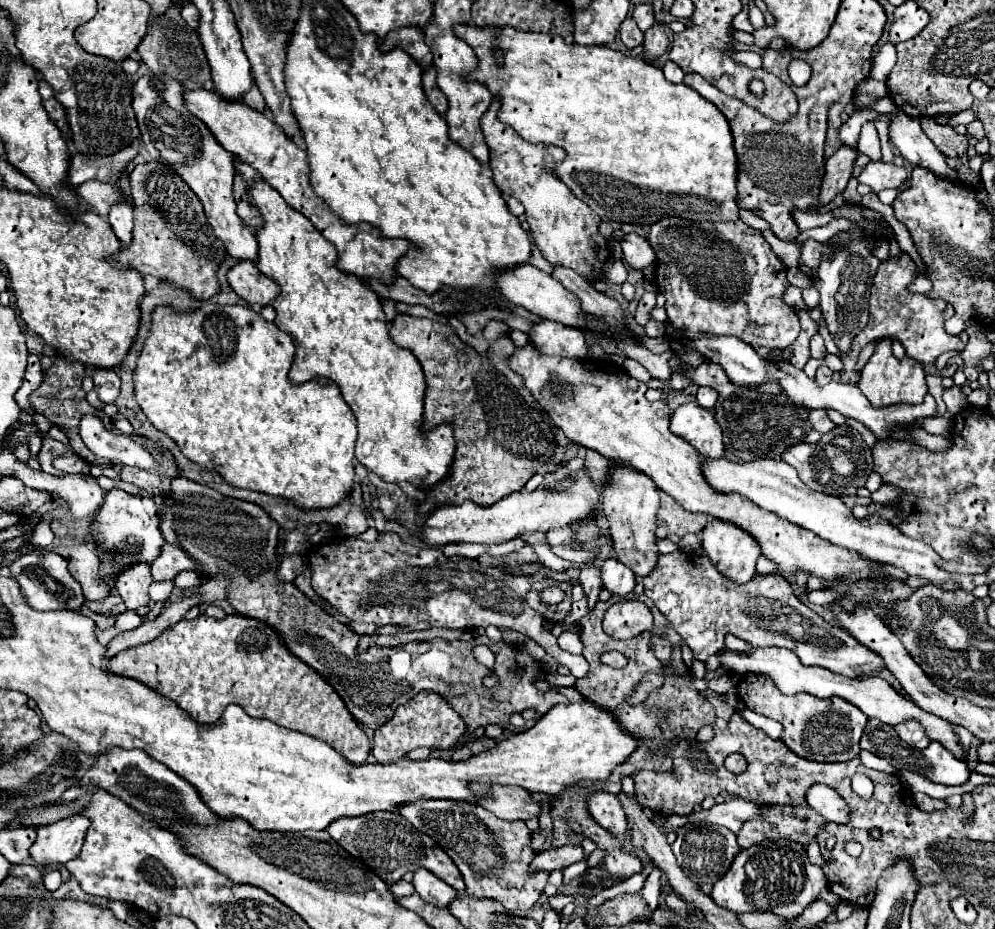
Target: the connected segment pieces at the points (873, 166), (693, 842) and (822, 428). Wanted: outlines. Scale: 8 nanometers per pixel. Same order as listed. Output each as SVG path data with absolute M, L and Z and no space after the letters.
M869 162L859 174L859 182L867 184L873 192L881 192L885 188L897 188L907 178L905 168L897 168L895 164L885 162Z
M685 824L677 830L679 836L675 844L673 844L673 854L679 862L679 866L683 866L683 872L687 872L687 876L697 882L697 884L715 884L731 866L733 858L739 854L739 844L737 844L737 836L721 826L721 834L713 834L707 830L701 830L693 824Z
M809 410L809 422L811 422L813 430L817 430L821 434L825 434L831 428L835 428L831 418L827 416L827 410Z

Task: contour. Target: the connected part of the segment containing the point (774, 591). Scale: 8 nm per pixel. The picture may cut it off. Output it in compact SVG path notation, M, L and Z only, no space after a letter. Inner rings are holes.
M675 550L671 554L659 554L657 566L649 576L641 578L641 582L645 586L645 596L649 596L667 616L671 626L701 662L725 646L725 634L735 634L753 646L787 648L795 652L803 664L823 666L847 678L871 676L873 672L883 672L887 668L881 656L875 656L849 632L809 610L781 572L755 576L747 584L735 584L719 574L709 558Z

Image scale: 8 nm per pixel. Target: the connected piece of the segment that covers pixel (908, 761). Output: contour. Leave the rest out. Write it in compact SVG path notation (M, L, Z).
M869 720L867 722L867 732L873 732L873 734L863 734L861 736L861 748L885 758L895 770L911 770L915 774L921 774L925 776L927 780L935 782L935 784L943 784L943 786L961 786L969 780L971 772L967 768L967 762L965 760L959 760L955 754L951 754L943 744L939 742L931 742L925 750L919 750L919 748L913 748L909 744L905 744L897 734L895 734L895 728L893 726L887 726L887 724L881 724L881 722L875 722L875 720Z

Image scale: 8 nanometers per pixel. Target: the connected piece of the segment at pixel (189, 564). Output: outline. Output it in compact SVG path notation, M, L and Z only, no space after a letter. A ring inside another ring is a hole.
M165 542L159 558L151 564L153 580L173 580L181 570L197 570L199 562L191 558L179 544Z

